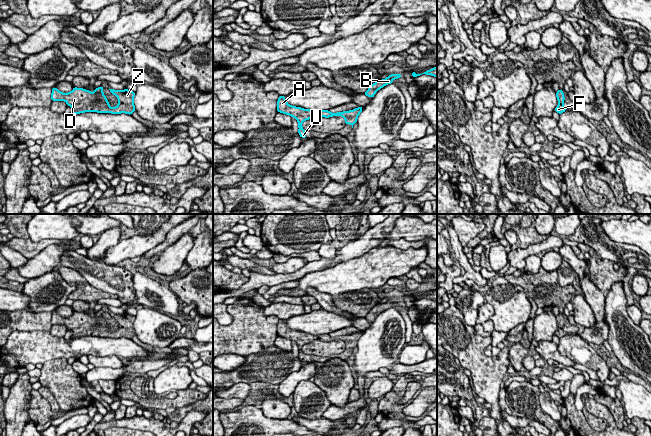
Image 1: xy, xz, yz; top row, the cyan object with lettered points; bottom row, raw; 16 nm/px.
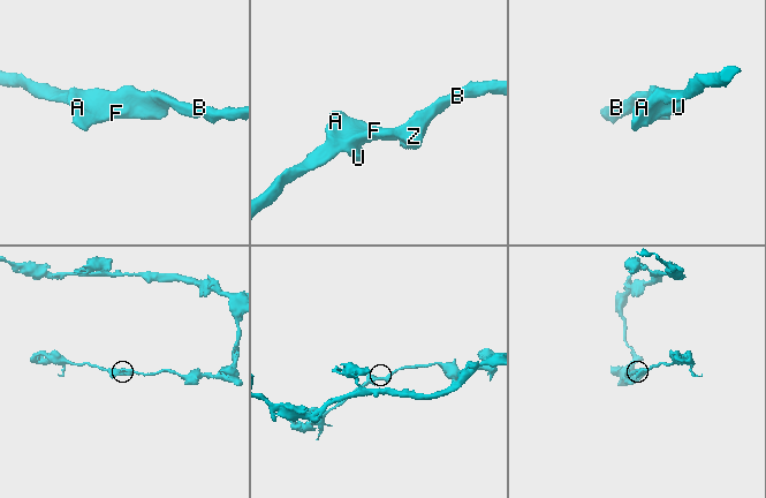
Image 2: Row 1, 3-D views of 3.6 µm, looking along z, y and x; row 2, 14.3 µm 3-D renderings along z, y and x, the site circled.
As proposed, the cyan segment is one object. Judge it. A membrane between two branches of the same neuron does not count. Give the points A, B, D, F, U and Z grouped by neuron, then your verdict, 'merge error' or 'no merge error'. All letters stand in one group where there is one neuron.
A B D F U Z; no merge error

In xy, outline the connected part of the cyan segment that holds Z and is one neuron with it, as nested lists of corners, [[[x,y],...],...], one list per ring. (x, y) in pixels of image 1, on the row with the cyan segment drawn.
[[[100,86],[92,93],[89,90],[74,87],[71,92],[62,93],[56,87],[53,87],[51,99],[52,101],[65,101],[67,106],[72,107],[73,115],[85,112],[126,113],[132,115],[132,113],[136,111],[134,105],[135,92],[126,88],[122,91],[109,89],[119,100],[118,105],[111,108],[103,90],[104,88]]]

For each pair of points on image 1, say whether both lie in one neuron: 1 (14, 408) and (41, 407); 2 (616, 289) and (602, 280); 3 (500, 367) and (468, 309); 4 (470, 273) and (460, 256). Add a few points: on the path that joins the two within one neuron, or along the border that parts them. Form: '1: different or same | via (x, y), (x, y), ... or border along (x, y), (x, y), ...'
1: different | border along (33, 389), (28, 409), (30, 419)
2: different | border along (615, 281), (622, 283), (626, 305)
3: different | border along (457, 308), (462, 313), (464, 321), (473, 328)
4: same | via (468, 269), (463, 260)

